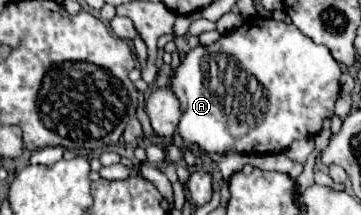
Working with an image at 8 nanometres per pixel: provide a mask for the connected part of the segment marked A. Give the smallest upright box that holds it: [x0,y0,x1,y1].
[169,16,341,154]

